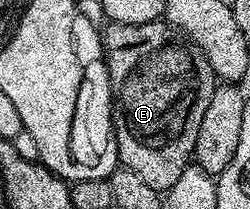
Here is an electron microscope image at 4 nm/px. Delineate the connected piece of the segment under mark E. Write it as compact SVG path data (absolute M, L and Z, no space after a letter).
M164 20L147 24L109 22L106 27L103 45L113 89L117 161L124 169L136 172L151 188L167 192L190 165L199 124L203 124L203 112L207 112L218 79L211 64L203 57L194 57L190 47Z

